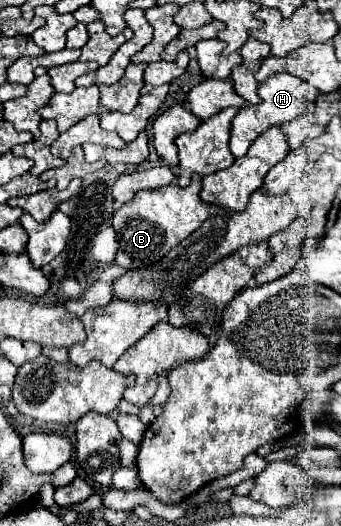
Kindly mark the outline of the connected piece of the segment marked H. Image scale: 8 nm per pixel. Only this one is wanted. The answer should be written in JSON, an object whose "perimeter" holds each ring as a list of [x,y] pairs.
{"perimeter":[[[286,72],[268,76],[268,78],[258,86],[258,92],[260,92],[262,102],[256,104],[256,106],[254,106],[254,104],[246,104],[244,108],[238,110],[238,114],[236,114],[234,120],[232,120],[230,152],[232,152],[236,158],[244,156],[244,154],[248,152],[250,144],[252,144],[266,128],[270,128],[270,126],[282,126],[284,122],[290,122],[290,120],[298,118],[298,116],[306,110],[306,106],[308,106],[310,102],[314,102],[314,98],[316,98],[316,90],[314,90],[308,82],[304,82],[304,80],[300,80],[300,78],[292,76],[292,74],[286,74]]]}

